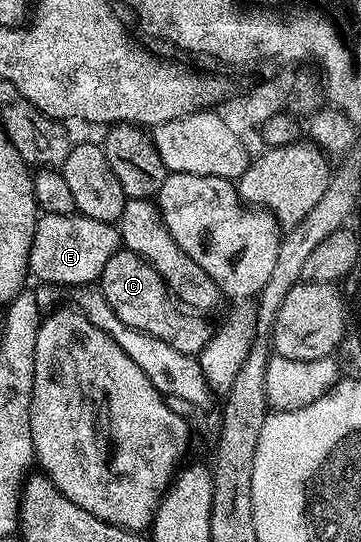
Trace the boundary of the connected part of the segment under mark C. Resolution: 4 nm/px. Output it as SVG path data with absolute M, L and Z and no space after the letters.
M118 249L111 261L103 265L99 290L103 293L107 305L111 305L115 317L123 321L123 325L133 327L151 337L159 337L159 341L167 341L167 345L179 349L179 353L194 357L200 355L213 335L214 328L209 327L208 321L205 320L208 318L204 314L194 313L178 305L157 270L148 261L140 259L130 251Z

